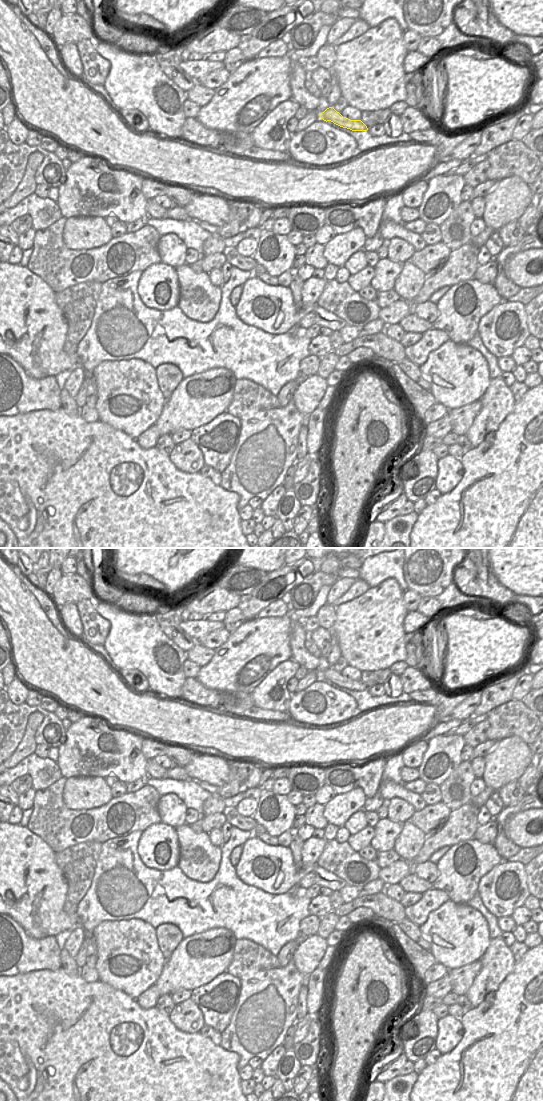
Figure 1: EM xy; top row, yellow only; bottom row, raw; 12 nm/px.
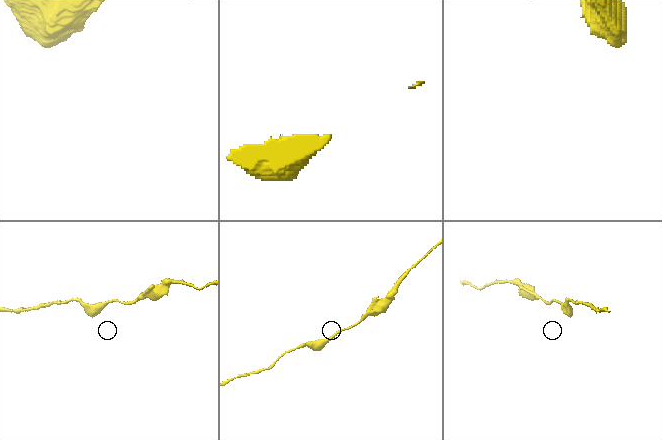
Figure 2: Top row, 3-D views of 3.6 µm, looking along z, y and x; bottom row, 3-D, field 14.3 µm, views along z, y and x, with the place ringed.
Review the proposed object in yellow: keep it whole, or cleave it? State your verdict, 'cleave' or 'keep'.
keep

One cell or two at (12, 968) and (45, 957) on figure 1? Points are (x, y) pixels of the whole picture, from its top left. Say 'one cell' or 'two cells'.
one cell

